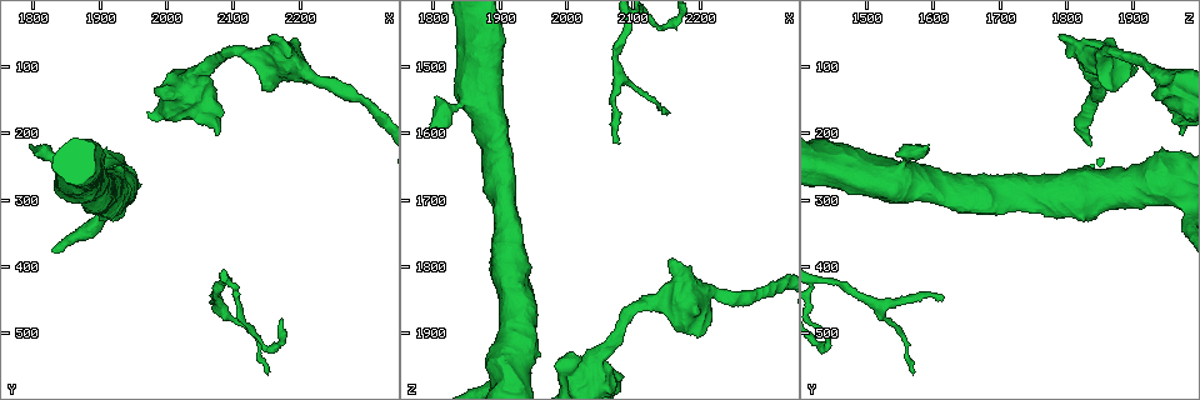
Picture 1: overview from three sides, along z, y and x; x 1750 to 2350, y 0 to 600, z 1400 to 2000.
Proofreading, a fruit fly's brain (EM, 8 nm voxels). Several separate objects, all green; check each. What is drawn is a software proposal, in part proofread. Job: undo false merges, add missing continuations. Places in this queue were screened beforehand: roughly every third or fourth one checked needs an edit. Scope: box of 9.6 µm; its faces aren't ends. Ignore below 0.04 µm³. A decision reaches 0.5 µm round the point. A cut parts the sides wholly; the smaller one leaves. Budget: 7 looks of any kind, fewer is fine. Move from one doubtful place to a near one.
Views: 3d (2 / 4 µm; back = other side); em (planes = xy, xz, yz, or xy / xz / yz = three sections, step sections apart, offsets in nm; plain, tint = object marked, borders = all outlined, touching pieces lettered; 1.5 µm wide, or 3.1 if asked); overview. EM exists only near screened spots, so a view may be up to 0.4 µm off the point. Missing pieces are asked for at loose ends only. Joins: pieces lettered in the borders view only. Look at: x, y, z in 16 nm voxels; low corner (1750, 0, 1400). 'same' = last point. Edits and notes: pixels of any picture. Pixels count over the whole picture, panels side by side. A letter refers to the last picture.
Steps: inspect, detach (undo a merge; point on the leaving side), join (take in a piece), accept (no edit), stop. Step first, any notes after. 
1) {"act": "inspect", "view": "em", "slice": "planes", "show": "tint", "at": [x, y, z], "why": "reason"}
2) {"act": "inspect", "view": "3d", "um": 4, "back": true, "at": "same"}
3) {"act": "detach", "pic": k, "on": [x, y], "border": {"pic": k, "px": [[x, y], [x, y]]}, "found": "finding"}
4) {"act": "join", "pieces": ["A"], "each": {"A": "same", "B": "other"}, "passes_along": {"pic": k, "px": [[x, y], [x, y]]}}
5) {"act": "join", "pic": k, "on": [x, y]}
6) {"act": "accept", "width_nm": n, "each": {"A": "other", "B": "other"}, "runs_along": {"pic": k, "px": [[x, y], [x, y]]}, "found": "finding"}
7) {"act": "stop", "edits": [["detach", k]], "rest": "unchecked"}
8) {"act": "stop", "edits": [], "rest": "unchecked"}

{"act": "inspect", "view": "em", "slice": "planes", "show": "borders", "at": [2150, 560, 1570], "why": "tapers out"}

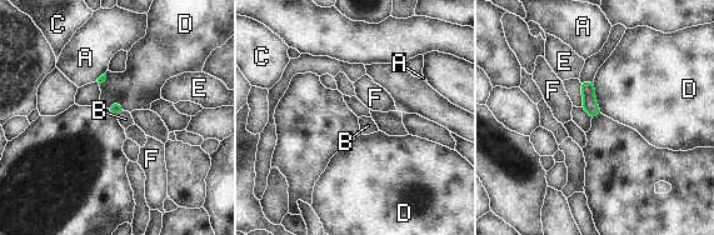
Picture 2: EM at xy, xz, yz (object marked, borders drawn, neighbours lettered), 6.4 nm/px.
{"act": "join", "pieces": ["B"], "width_nm": 80, "each": {"A": "other", "B": "same", "C": "other", "D": "other", "E": "other", "F": "other"}, "passes_along": {"pic": 2, "px": [[115, 109], [119, 113], [125, 119]]}, "found": "it goes on there"}

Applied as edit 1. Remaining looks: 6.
{"act": "inspect", "view": "em", "slice": "planes", "show": "borders", "at": [2065, 95, 1915], "why": "calibre changes"}

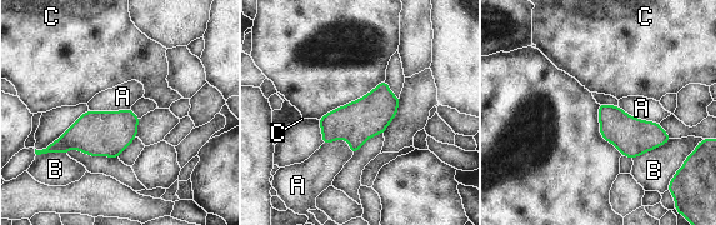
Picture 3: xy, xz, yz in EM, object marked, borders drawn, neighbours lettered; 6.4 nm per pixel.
{"act": "accept", "each": {"A": "other", "B": "other", "C": "other"}, "border": {"pic": 3, "px": [[130, 108], [110, 111], [89, 110]]}, "found": "all the same cell"}

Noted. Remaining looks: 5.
{"act": "stop", "edits": [["join", 2]], "rest": "unchecked"}

